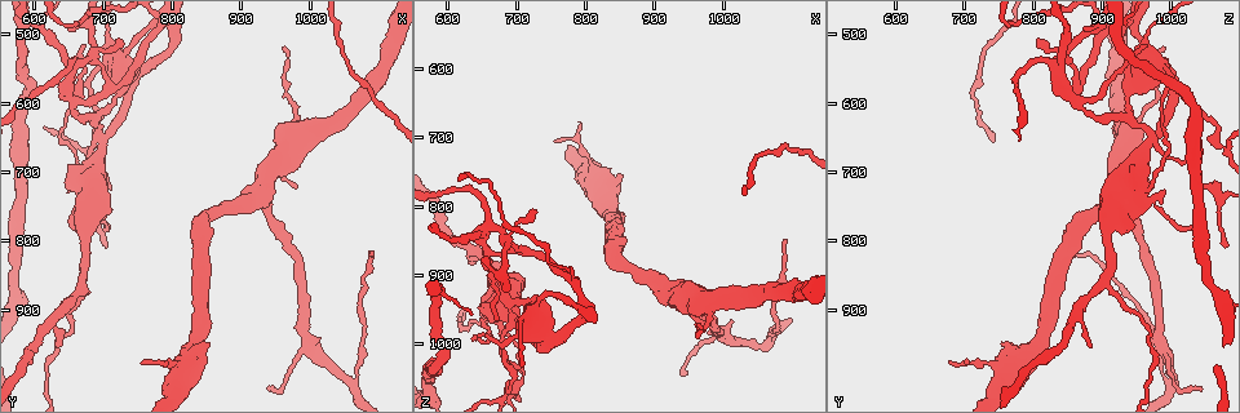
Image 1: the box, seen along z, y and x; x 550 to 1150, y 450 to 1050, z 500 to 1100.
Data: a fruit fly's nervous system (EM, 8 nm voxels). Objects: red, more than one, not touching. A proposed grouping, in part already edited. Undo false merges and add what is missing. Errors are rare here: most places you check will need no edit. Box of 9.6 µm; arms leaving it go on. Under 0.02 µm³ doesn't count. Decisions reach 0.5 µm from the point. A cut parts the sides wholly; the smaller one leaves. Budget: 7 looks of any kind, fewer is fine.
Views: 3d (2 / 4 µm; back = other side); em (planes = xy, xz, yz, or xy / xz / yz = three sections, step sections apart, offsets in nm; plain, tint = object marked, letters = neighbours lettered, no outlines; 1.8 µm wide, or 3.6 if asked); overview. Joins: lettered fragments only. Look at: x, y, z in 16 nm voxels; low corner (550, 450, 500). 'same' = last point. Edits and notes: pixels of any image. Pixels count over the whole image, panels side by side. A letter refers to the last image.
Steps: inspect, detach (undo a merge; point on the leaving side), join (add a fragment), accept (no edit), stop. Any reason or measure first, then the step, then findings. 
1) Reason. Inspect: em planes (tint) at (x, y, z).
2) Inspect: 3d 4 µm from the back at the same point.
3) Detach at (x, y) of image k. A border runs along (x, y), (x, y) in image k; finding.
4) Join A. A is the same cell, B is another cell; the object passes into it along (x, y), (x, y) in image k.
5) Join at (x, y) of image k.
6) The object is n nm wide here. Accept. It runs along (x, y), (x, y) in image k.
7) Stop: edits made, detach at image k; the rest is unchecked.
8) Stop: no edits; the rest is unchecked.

Sharp bend. Inspect: em 3.6 µm xy step 8 (tint) at (740, 555, 990).

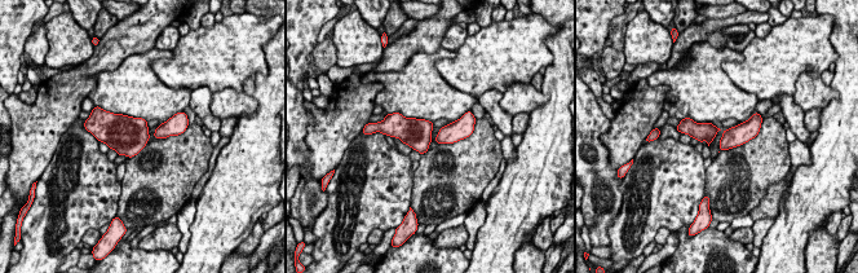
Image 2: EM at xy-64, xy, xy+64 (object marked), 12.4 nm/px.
Inspect: em 3.6 µm yz step 4 (letters) at the same point.

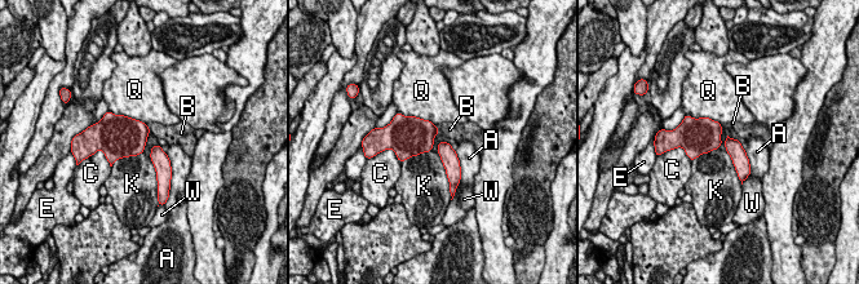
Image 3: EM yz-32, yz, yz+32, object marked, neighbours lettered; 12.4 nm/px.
The longest contact is with Q, 500 nm. Accept. A, B, C, E, K, Q and W are other cells; a border runs along (142, 151), (119, 158), (111, 167) in image 3; continuous, no second cell.

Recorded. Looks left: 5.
A fork. Inspect: em yz step 8 (tint) at (700, 655, 970).

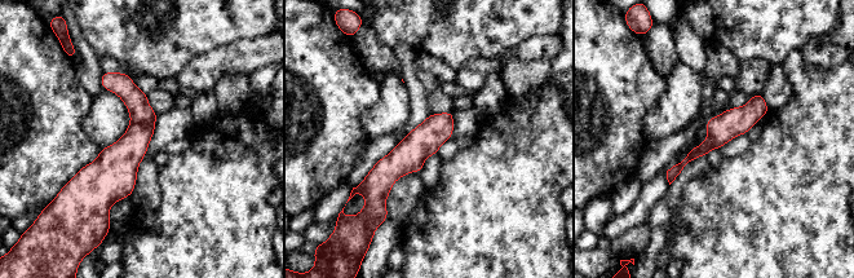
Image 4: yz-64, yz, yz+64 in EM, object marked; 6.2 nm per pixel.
Inspect: em yz step 8 (letters) at the same point.

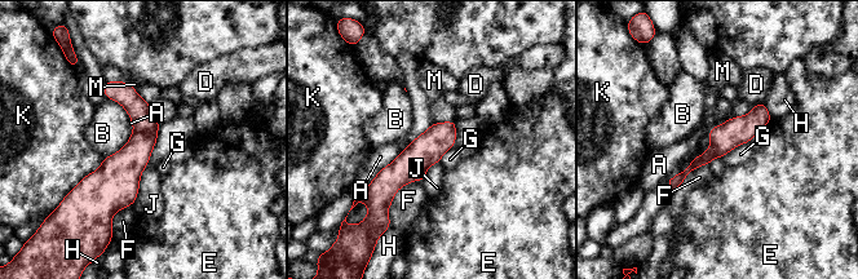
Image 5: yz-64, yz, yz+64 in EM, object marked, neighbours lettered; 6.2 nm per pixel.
The longest contact is with A, 650 nm. Detach at (138, 110) of image 5. A, B, D, E, F, G, H, J, K and M are other cells; the part that leaves runs along (107, 84), (119, 91), (155, 127) in image 5; two cells meet here.

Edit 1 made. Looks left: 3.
Stop: edits made, detach at image 5; the rest is unchecked.

